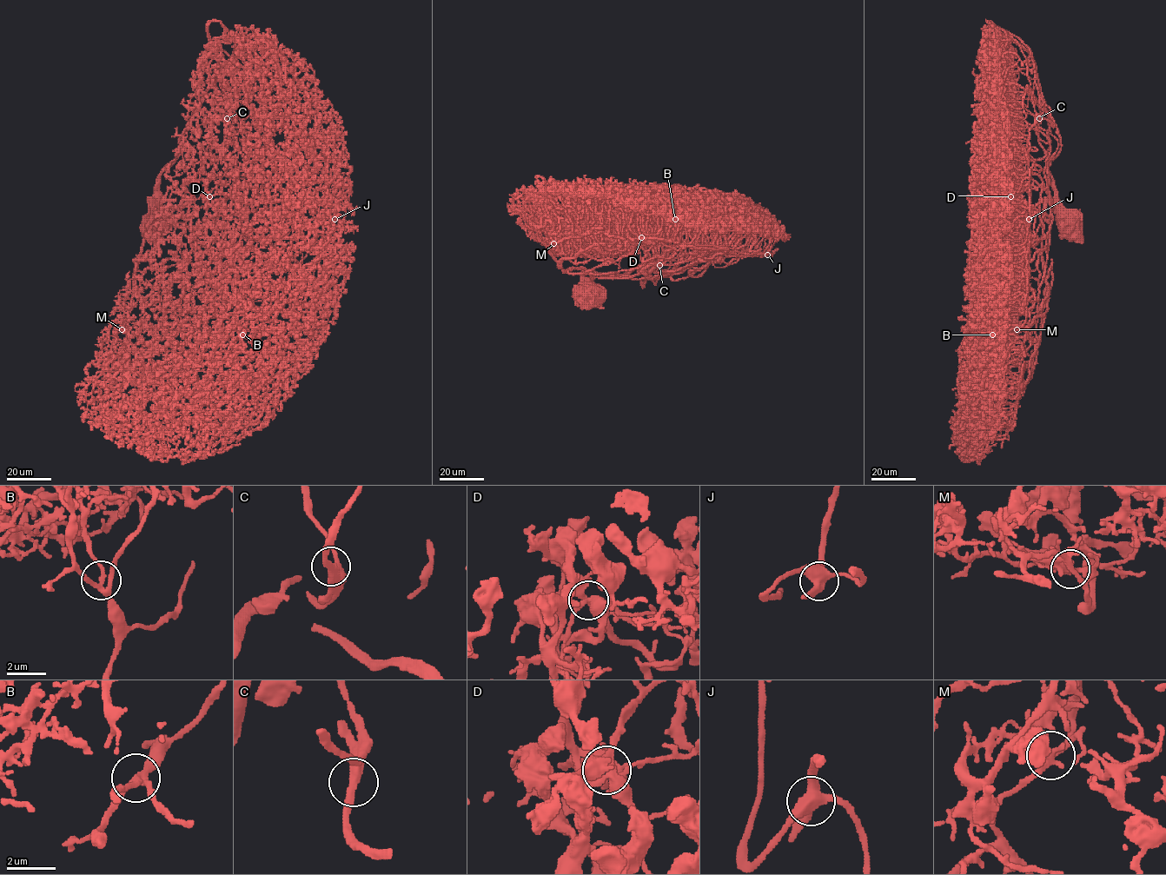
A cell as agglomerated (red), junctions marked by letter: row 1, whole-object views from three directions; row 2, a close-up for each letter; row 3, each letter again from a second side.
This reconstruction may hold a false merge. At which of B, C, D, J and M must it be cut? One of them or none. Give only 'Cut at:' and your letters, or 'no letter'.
Cut at: no letter

